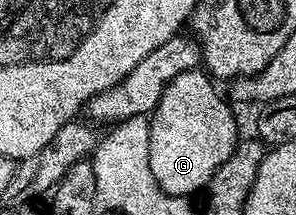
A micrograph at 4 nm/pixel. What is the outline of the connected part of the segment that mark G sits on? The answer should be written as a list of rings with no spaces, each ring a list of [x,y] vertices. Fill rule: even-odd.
[[[201,68],[192,71],[184,71],[184,75],[176,75],[168,87],[164,87],[164,93],[160,95],[158,106],[149,114],[150,130],[148,131],[148,167],[152,167],[152,175],[156,183],[165,193],[171,193],[173,197],[189,198],[190,193],[201,190],[209,185],[210,176],[217,171],[220,163],[232,155],[232,151],[238,146],[240,134],[238,134],[238,121],[234,118],[231,102],[225,96],[222,97],[214,90],[215,82]]]

